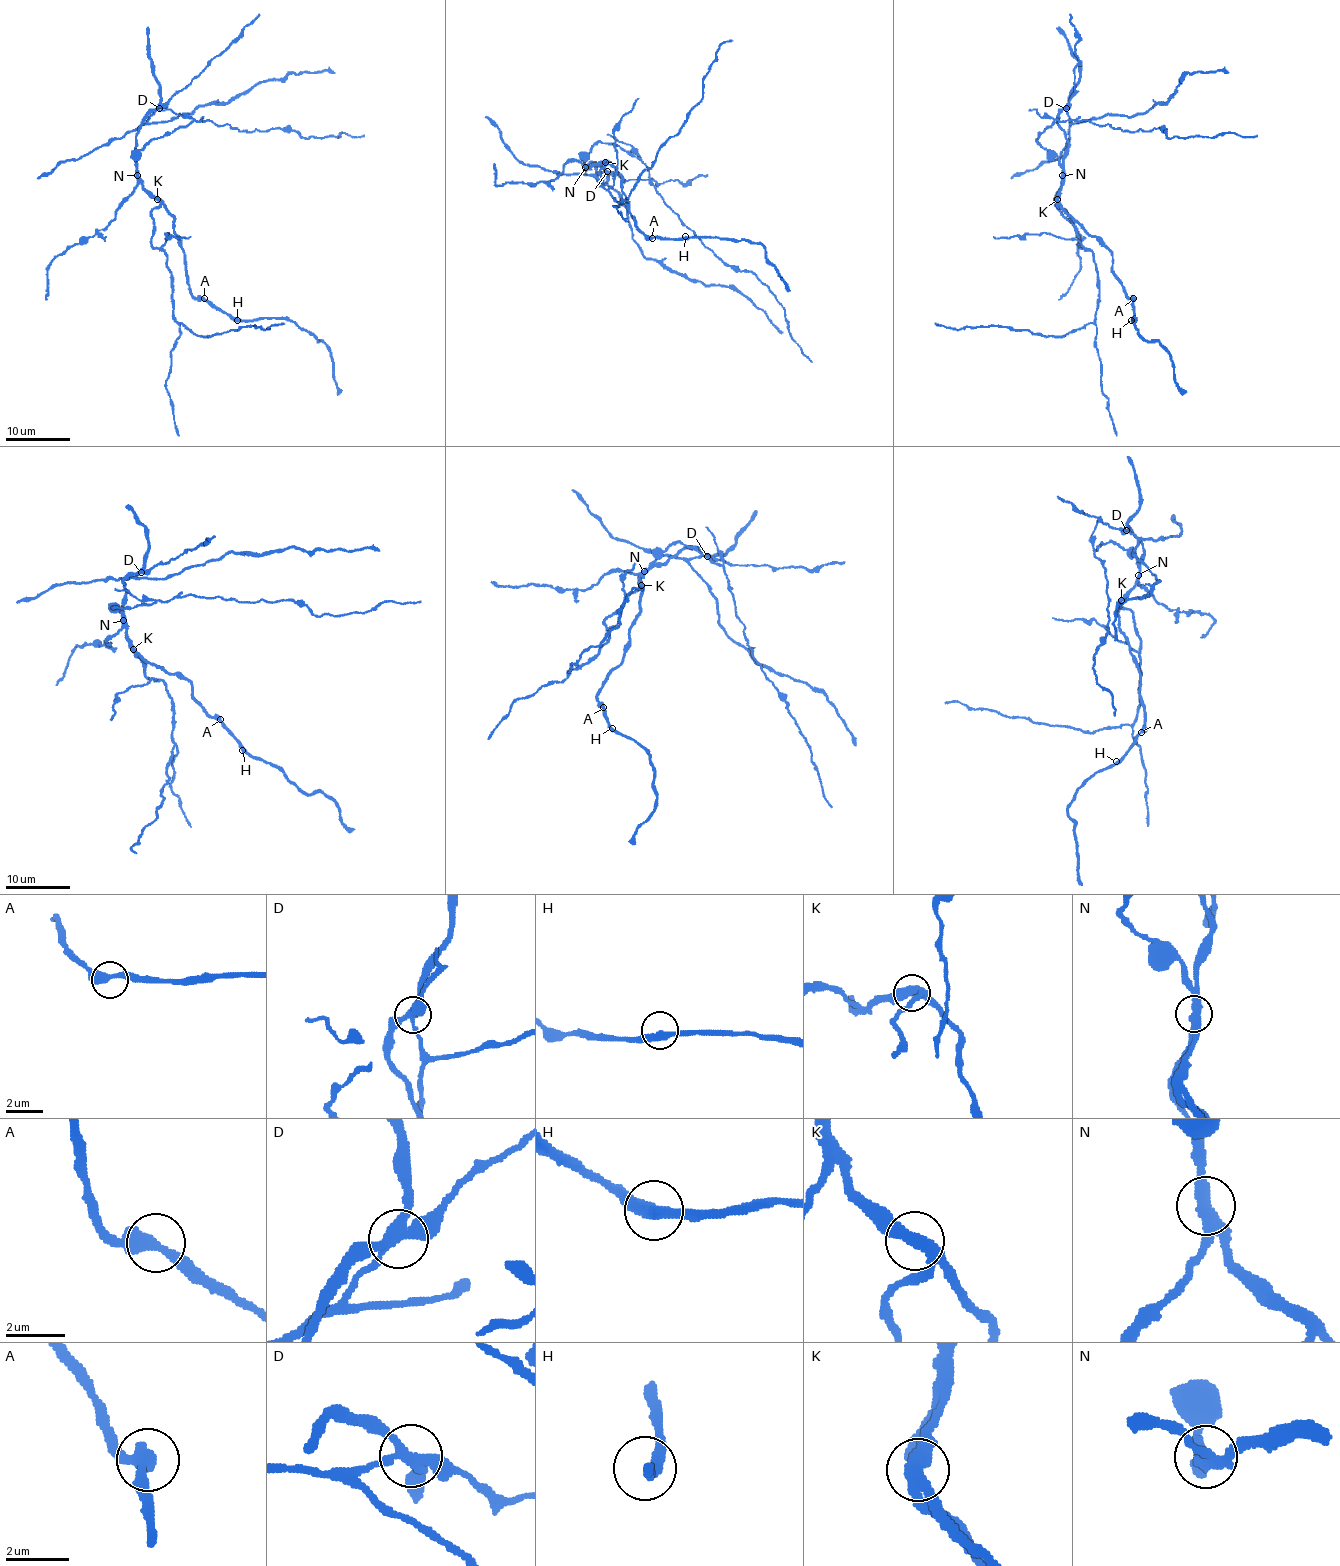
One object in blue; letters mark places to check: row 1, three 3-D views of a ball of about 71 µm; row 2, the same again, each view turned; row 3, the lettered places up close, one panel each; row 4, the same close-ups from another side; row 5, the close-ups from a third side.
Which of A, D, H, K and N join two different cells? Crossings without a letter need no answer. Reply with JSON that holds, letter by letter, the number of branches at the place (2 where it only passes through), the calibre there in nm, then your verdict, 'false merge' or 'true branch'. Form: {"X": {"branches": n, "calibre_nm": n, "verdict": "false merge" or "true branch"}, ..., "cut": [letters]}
{"A": {"branches": 2, "calibre_nm": 400, "verdict": "true branch"}, "D": {"branches": 4, "calibre_nm": 340, "verdict": "false merge"}, "H": {"branches": 2, "calibre_nm": 380, "verdict": "true branch"}, "K": {"branches": 3, "calibre_nm": 400, "verdict": "false merge"}, "N": {"branches": 3, "calibre_nm": 320, "verdict": "false merge"}, "cut": ["D", "K", "N"]}

